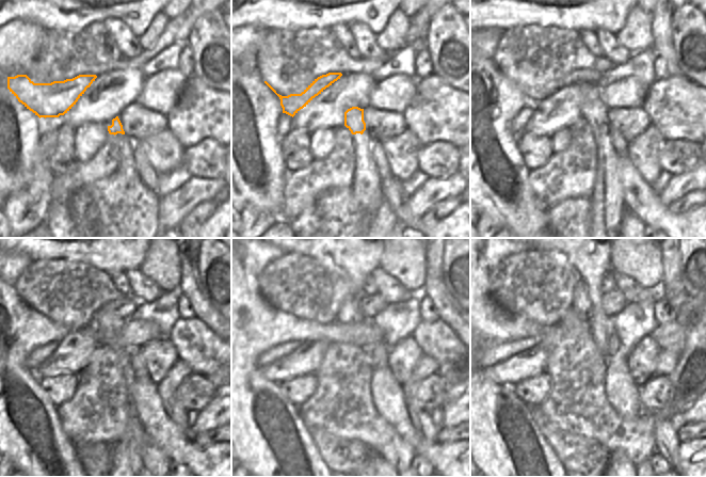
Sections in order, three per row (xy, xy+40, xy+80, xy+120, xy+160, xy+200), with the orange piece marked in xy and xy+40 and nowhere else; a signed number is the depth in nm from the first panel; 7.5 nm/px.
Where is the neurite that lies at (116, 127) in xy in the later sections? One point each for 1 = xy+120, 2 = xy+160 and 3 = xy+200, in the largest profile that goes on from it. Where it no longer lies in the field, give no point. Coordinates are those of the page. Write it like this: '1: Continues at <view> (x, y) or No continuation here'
1: Continues at xy+120 (111, 317)
2: Continues at xy+160 (369, 305)
3: Continues at xy+200 (613, 302)

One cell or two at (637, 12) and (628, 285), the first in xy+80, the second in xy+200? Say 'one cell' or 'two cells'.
two cells

